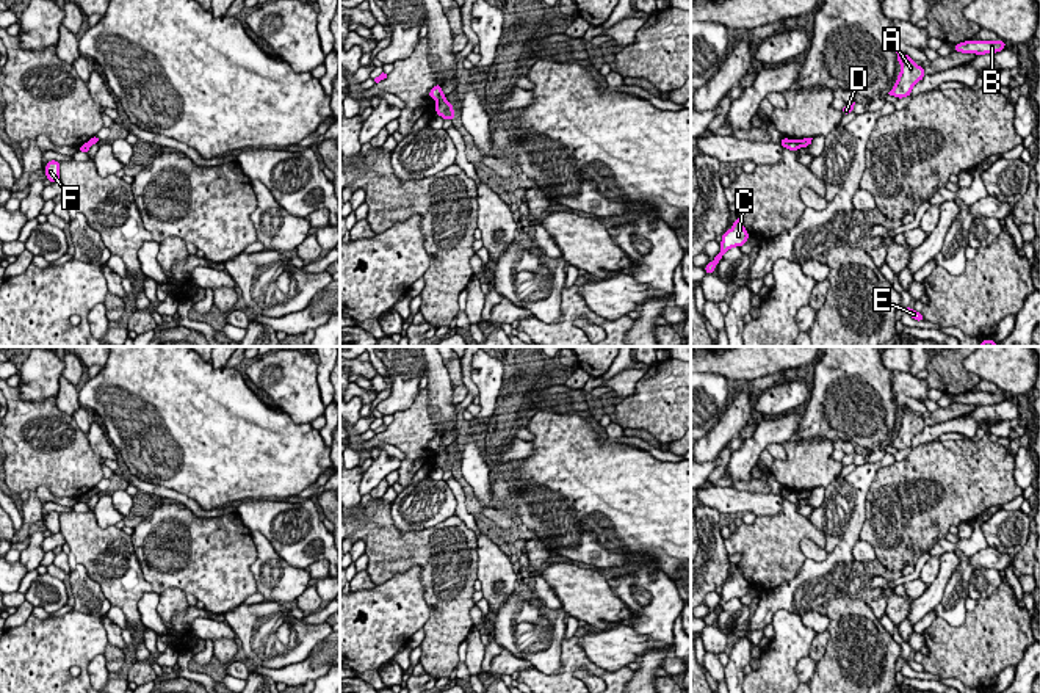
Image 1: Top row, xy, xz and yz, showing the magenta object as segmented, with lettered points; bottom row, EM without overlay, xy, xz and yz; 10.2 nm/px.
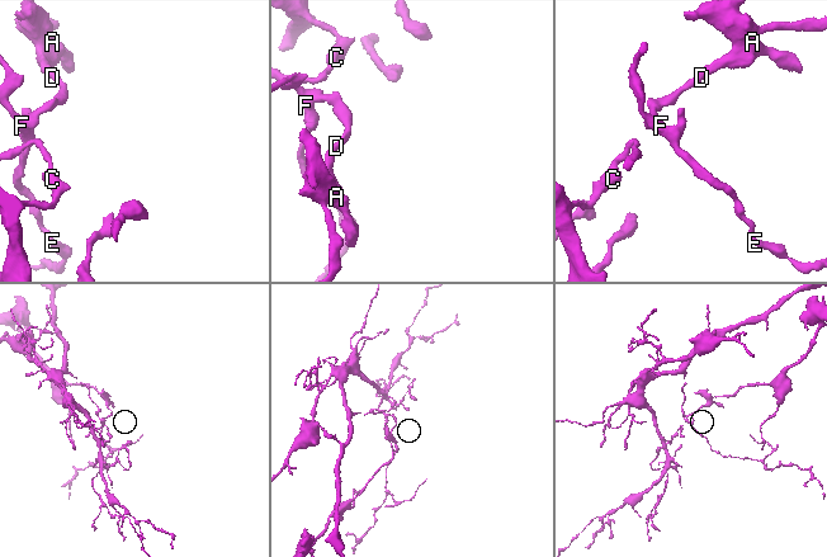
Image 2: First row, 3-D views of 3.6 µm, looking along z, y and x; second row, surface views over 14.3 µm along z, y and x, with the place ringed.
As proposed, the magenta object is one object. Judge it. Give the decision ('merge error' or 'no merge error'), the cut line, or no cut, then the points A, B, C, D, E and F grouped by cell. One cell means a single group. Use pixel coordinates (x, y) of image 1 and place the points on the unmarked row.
merge error; cut in xz along (444, 449), (437, 453); A B D / C E F

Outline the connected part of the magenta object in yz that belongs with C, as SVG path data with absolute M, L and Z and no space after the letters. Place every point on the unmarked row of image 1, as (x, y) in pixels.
M738 568L731 580L722 585L720 604L714 607L713 613L705 616L705 624L713 626L714 619L722 611L724 605L735 597L741 599L744 594L747 594L747 591L749 591L749 583L742 577L742 569Z

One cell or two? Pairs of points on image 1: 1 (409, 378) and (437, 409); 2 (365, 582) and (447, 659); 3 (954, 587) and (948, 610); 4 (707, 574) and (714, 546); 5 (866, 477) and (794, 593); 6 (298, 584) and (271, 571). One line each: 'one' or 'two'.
1: two
2: two
3: one
4: one
5: one
6: one

